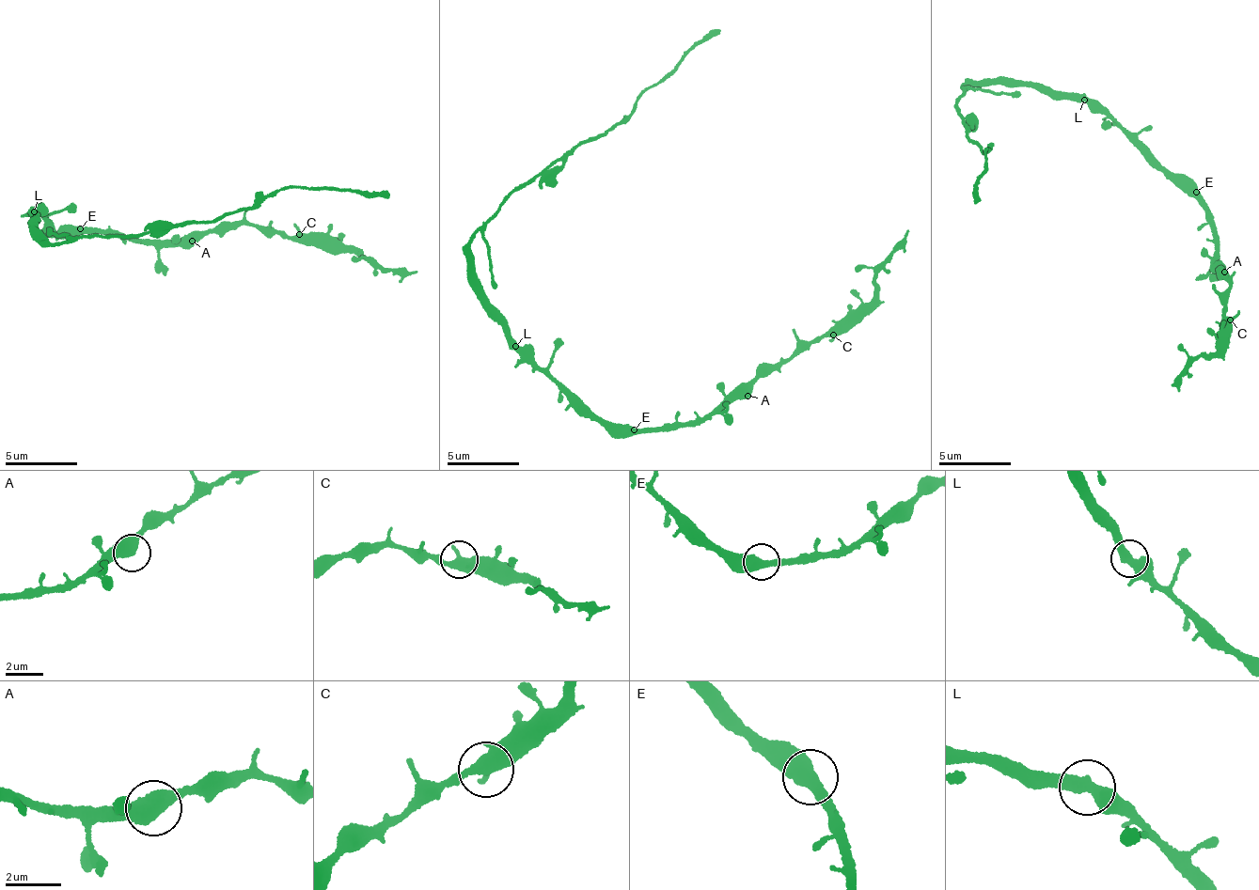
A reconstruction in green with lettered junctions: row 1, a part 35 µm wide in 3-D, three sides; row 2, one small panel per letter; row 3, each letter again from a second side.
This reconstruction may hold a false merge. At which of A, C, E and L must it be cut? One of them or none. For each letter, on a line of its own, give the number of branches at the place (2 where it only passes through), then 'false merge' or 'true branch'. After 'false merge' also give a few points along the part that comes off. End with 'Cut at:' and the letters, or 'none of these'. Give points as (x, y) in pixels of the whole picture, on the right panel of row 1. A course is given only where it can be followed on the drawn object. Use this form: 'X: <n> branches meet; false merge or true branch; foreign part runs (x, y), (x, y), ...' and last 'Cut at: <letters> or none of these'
A: 2 branches meet; true branch
C: 2 branches meet; true branch
E: 2 branches meet; true branch
L: 2 branches meet; false merge; foreign part runs (1083, 101), (1031, 85), (964, 85), (956, 106), (974, 128), (967, 135), (991, 152), (979, 204)
Cut at: L

